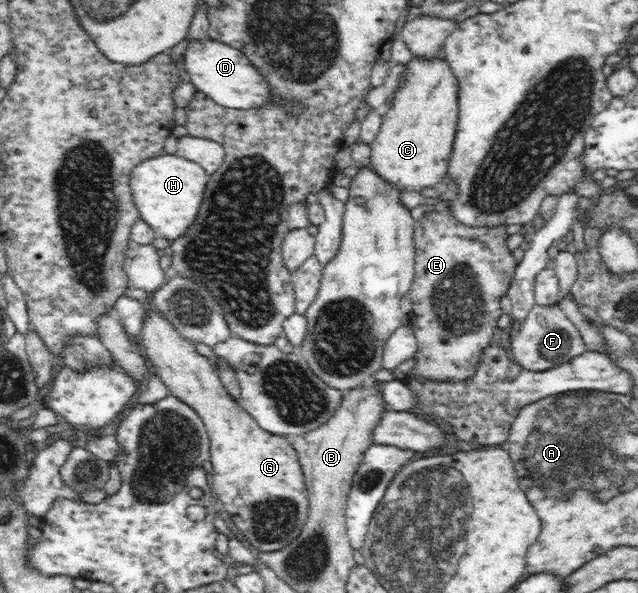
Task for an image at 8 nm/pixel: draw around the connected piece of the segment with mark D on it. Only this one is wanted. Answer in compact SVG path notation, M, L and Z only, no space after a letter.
M202 38L188 44L184 54L183 69L198 91L211 98L218 106L238 110L262 107L272 94L264 76L251 64L251 60L236 47L223 41Z

